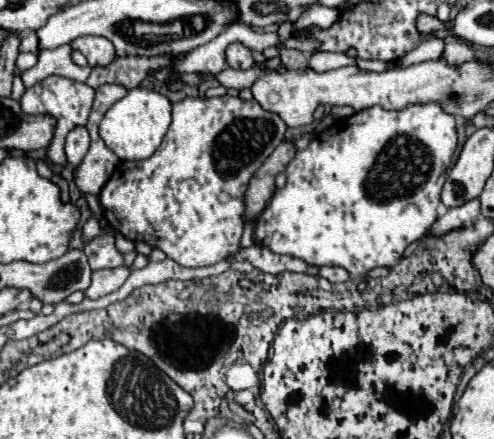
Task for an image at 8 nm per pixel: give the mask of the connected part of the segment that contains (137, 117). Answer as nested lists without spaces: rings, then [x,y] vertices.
[[[136,87],[132,89],[124,99],[116,101],[104,115],[102,123],[100,123],[100,137],[106,143],[108,149],[112,149],[122,161],[126,159],[148,159],[158,145],[162,143],[170,121],[172,121],[172,105],[170,101],[152,91],[152,89],[142,89]]]

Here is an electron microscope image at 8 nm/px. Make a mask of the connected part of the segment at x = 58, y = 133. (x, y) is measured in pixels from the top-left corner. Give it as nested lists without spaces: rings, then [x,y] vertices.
[[[48,77],[40,83],[36,83],[34,87],[26,89],[26,93],[20,99],[20,107],[24,113],[28,115],[52,115],[56,119],[56,129],[54,129],[54,137],[48,145],[48,159],[52,161],[52,165],[60,165],[66,167],[66,155],[64,155],[64,139],[68,135],[68,131],[76,125],[86,125],[90,109],[92,109],[92,101],[94,101],[94,89],[88,87],[86,83],[78,83],[66,77]]]

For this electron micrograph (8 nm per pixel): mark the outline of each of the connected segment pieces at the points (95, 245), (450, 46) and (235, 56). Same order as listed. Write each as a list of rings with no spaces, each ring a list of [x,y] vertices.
[[[100,235],[84,245],[84,253],[92,263],[92,269],[114,269],[122,265],[122,253],[114,245],[114,235]]]
[[[448,41],[444,49],[444,57],[448,59],[448,63],[464,63],[468,59],[476,59],[476,53],[464,41]]]
[[[232,43],[226,49],[226,63],[232,69],[250,69],[254,65],[254,57],[246,45]]]

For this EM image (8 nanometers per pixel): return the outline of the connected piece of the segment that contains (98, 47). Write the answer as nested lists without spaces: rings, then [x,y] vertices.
[[[80,37],[74,39],[70,45],[88,59],[90,67],[98,67],[98,65],[104,67],[116,59],[114,45],[104,37]]]

